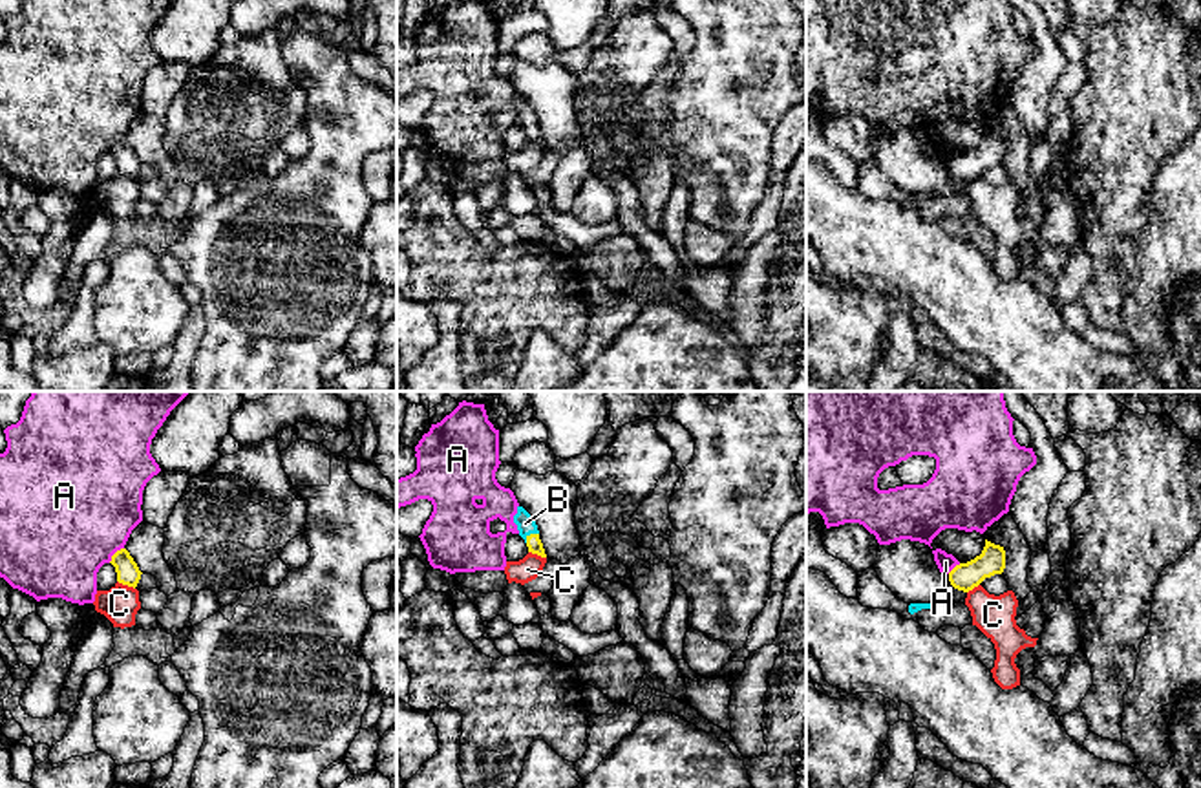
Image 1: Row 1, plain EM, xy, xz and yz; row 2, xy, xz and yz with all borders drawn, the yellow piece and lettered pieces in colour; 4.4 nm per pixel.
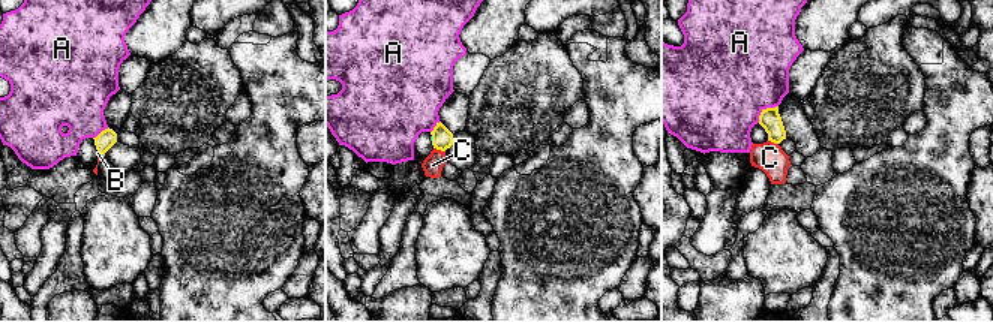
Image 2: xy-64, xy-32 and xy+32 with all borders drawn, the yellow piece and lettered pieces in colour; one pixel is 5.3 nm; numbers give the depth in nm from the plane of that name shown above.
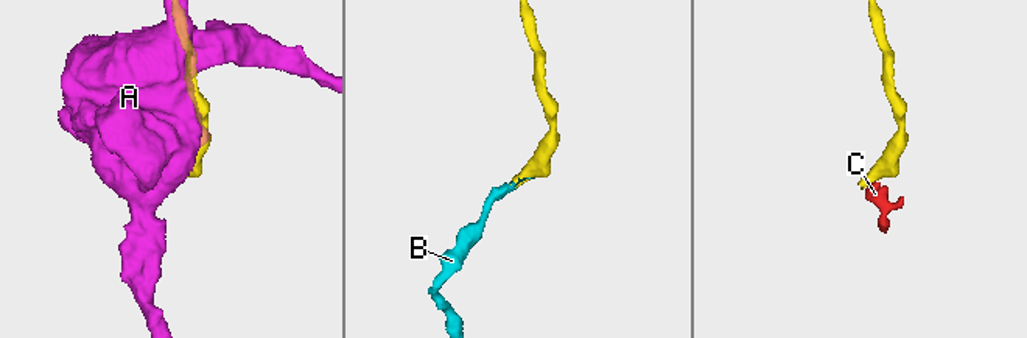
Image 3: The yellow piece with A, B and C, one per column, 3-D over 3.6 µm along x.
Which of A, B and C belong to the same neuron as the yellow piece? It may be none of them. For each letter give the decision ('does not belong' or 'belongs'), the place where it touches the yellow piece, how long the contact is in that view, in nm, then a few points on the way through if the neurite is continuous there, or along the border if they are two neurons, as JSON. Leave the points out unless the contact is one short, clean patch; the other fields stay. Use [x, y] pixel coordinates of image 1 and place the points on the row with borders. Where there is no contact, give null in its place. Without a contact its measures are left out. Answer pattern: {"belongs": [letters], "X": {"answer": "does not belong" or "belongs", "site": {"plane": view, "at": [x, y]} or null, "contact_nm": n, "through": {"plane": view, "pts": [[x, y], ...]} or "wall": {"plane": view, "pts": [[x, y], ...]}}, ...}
{"belongs": ["B"], "A": {"answer": "does not belong", "site": {"plane": "xy", "at": [114, 554]}, "contact_nm": 100}, "B": {"answer": "belongs", "site": {"plane": "xz", "at": [531, 534]}, "contact_nm": 80, "through": {"plane": "xz", "pts": [[534, 543], [531, 534], [525, 523]]}}, "C": {"answer": "does not belong", "site": {"plane": "xy", "at": [127, 584]}, "contact_nm": 90, "wall": {"plane": "xy", "pts": [[117, 580], [134, 589]]}}}

